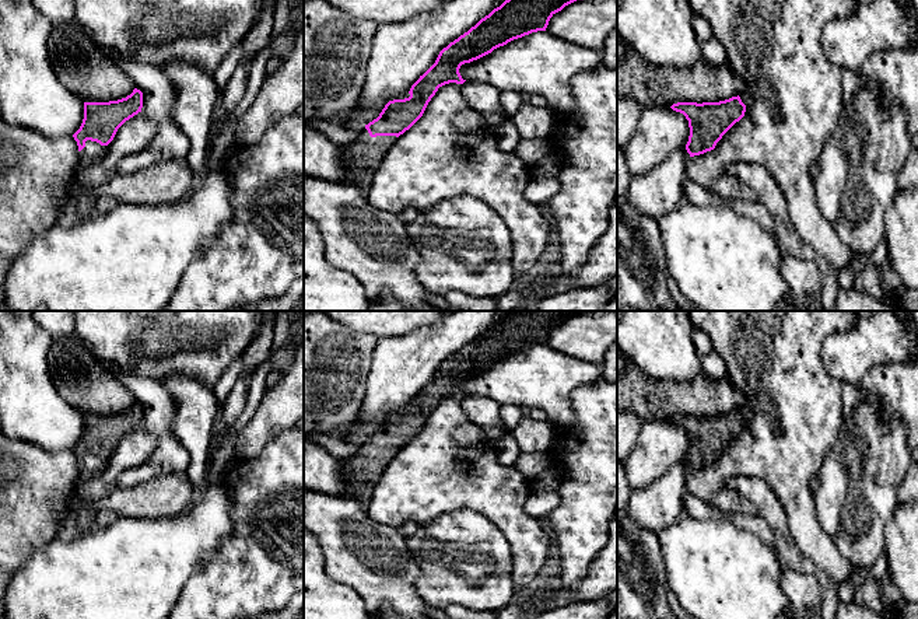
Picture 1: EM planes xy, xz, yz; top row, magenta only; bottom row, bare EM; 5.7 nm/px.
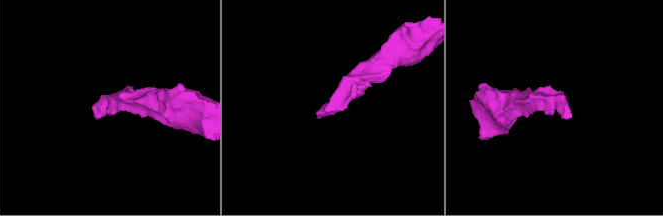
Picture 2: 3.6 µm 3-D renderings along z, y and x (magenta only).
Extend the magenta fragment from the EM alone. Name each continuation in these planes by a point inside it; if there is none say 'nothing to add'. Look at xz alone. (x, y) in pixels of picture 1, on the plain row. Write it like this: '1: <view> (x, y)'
1: xz (363, 471)

